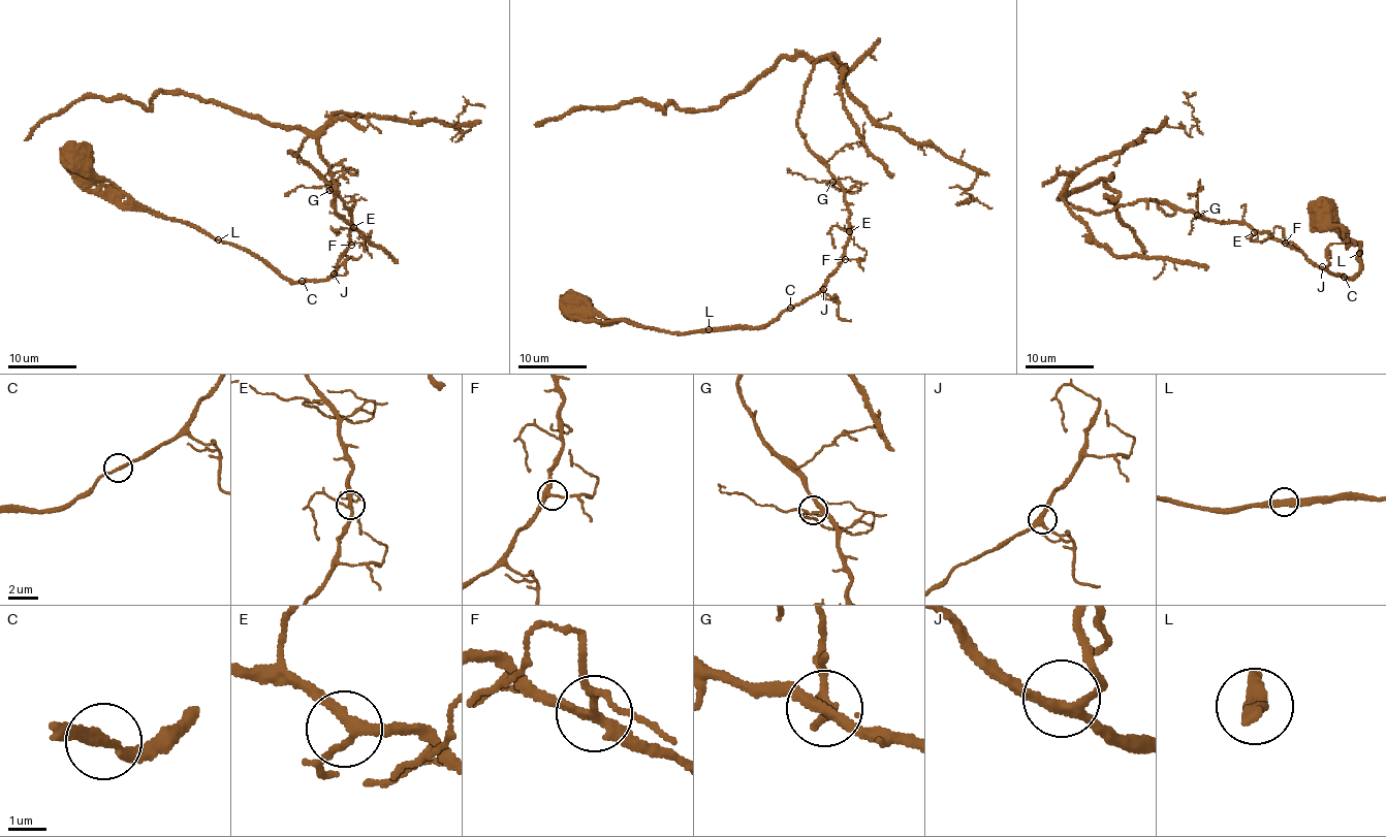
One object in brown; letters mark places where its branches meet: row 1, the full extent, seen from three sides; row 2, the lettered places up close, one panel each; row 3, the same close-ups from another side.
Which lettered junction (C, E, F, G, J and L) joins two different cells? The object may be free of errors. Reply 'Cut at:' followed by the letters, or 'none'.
Cut at: none

